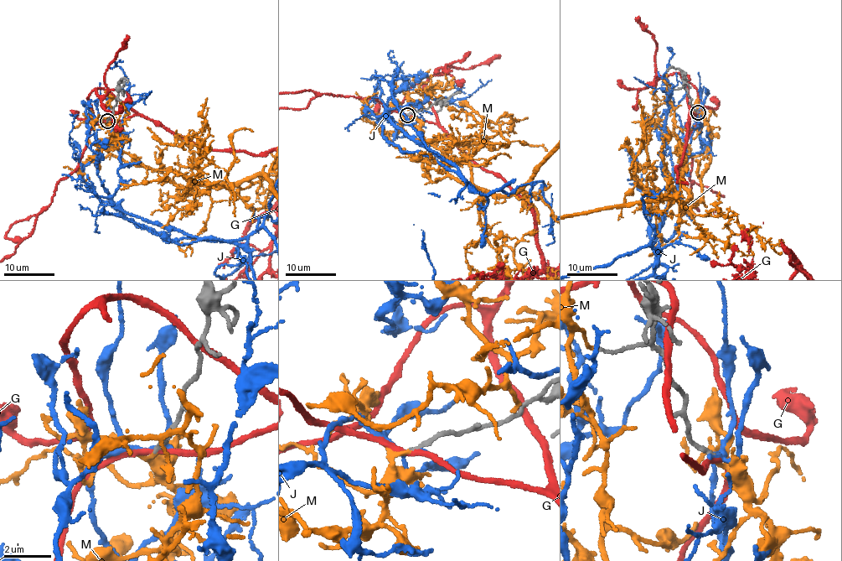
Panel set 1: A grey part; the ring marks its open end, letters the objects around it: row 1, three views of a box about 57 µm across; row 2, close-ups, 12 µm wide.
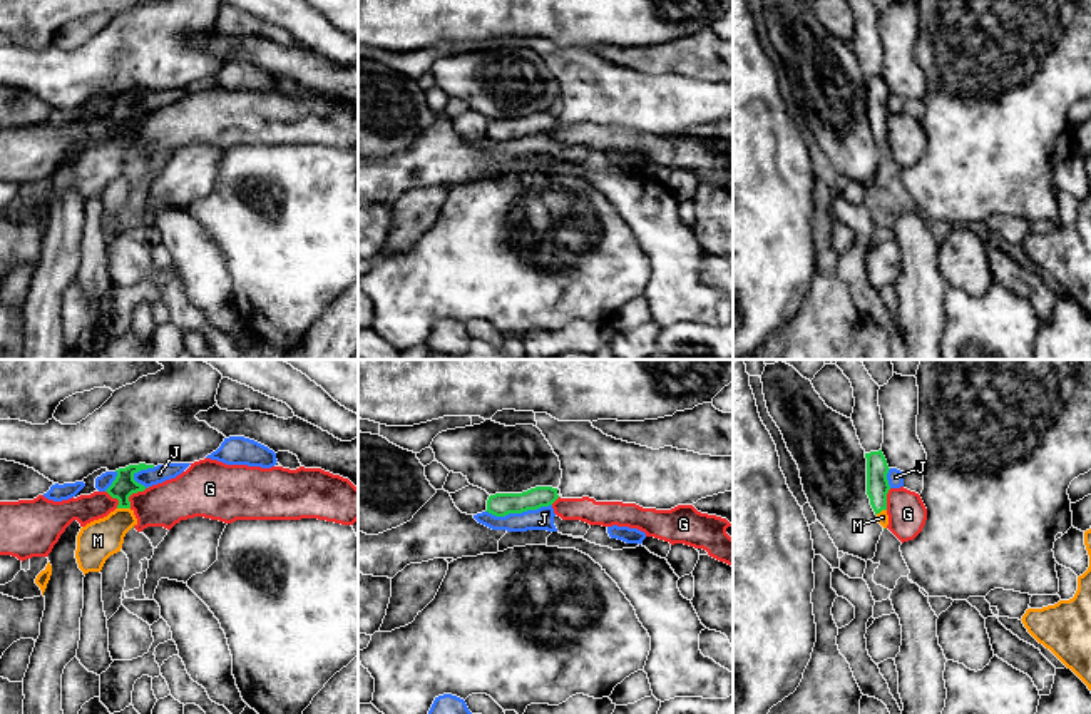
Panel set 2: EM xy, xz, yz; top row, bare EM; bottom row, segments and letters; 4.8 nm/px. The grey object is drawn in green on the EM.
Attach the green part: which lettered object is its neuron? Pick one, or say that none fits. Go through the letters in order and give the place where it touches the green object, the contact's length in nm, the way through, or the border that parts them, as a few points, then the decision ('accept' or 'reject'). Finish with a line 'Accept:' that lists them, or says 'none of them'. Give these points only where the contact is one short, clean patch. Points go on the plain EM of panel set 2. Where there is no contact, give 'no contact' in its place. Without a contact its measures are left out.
G: contact xy (134, 117); length 140 nm; border xy (149, 112), (134, 117), (129, 122), (129, 132); reject
J: contact xz (517, 137); length 320 nm; border xz (551, 129), (504, 141), (486, 137); reject
M: contact xy (124, 132); length 60 nm; way xy (124, 111), (124, 132), (122, 141), (97, 166); accept
Accept: M

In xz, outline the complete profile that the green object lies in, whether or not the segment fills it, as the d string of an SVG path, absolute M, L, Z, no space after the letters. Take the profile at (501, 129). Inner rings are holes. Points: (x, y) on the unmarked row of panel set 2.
M535 112L522 119L495 119L489 122L485 137L495 142L505 142L509 139L522 139L549 132L557 124L557 114L552 112Z

